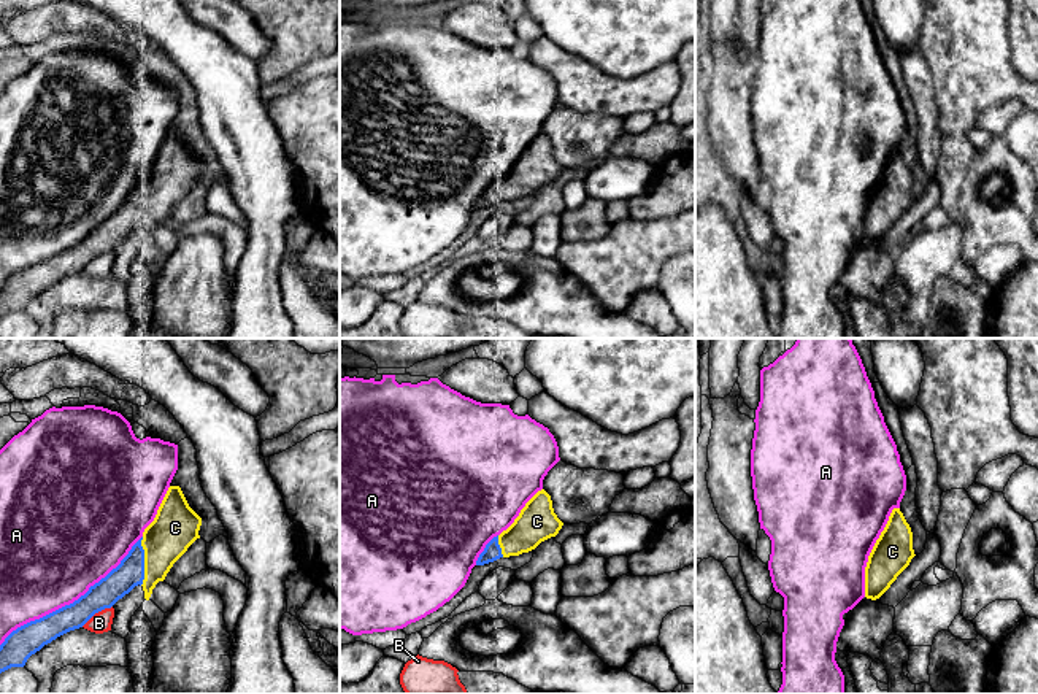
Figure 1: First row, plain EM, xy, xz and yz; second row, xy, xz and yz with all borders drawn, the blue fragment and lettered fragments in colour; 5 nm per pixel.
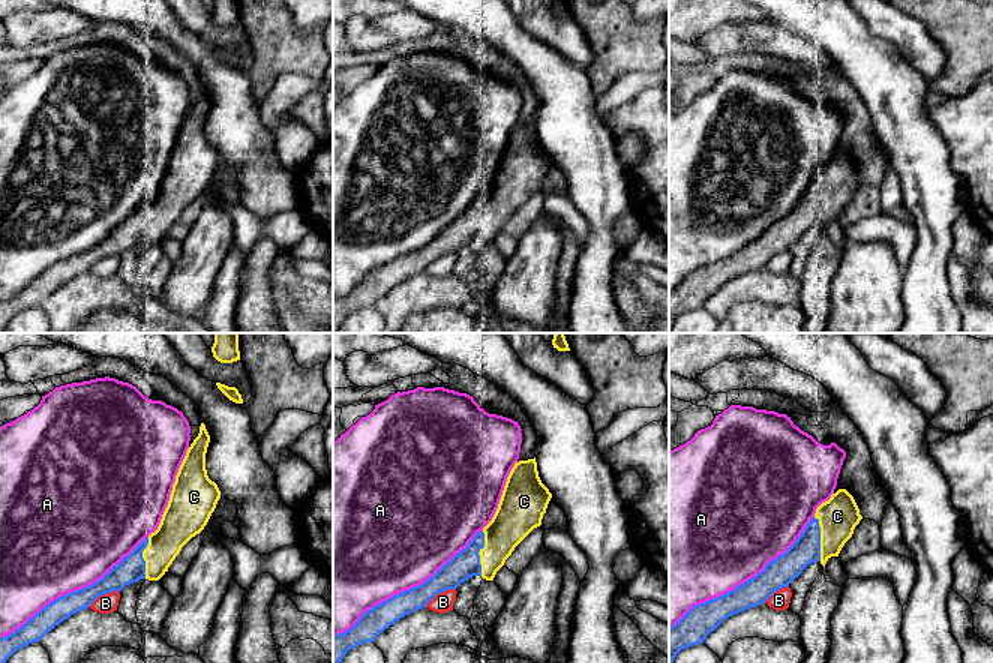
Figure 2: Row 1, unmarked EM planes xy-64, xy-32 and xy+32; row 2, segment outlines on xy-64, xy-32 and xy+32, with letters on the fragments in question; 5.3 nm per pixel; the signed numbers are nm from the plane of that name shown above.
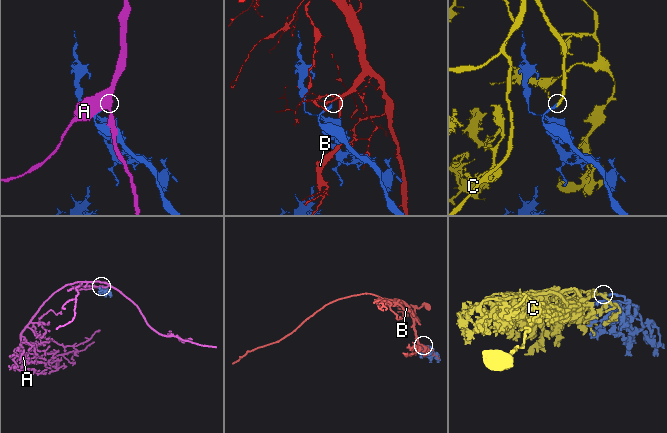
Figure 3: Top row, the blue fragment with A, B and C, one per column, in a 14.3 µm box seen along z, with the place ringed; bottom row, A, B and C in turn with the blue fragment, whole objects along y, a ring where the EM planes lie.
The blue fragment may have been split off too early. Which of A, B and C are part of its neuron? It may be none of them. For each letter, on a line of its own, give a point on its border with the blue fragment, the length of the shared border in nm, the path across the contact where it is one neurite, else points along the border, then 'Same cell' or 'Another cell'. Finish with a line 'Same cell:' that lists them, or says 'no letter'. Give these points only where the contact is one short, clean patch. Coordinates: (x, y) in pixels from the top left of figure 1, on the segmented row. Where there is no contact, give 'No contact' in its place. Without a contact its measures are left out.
A: Touches blue at xy (72, 604). Shared border 900 nm. Another cell
B: Touches blue at xy (96, 612). Shared border 190 nm. Another cell
C: Touches blue at xy (143, 561). Shared border 240 nm. Same cell
Same cell: C

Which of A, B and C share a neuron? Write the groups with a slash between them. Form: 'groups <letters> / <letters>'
groups A / B / C

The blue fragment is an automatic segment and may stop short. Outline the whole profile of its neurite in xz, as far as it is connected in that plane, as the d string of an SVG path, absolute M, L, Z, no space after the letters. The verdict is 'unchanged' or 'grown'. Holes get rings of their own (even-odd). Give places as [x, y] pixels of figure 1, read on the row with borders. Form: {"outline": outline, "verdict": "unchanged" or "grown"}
{"outline": "M541 489L525 503L514 522L486 545L476 565L529 553L541 542L556 537L562 526L554 513L551 495Z", "verdict": "grown"}

